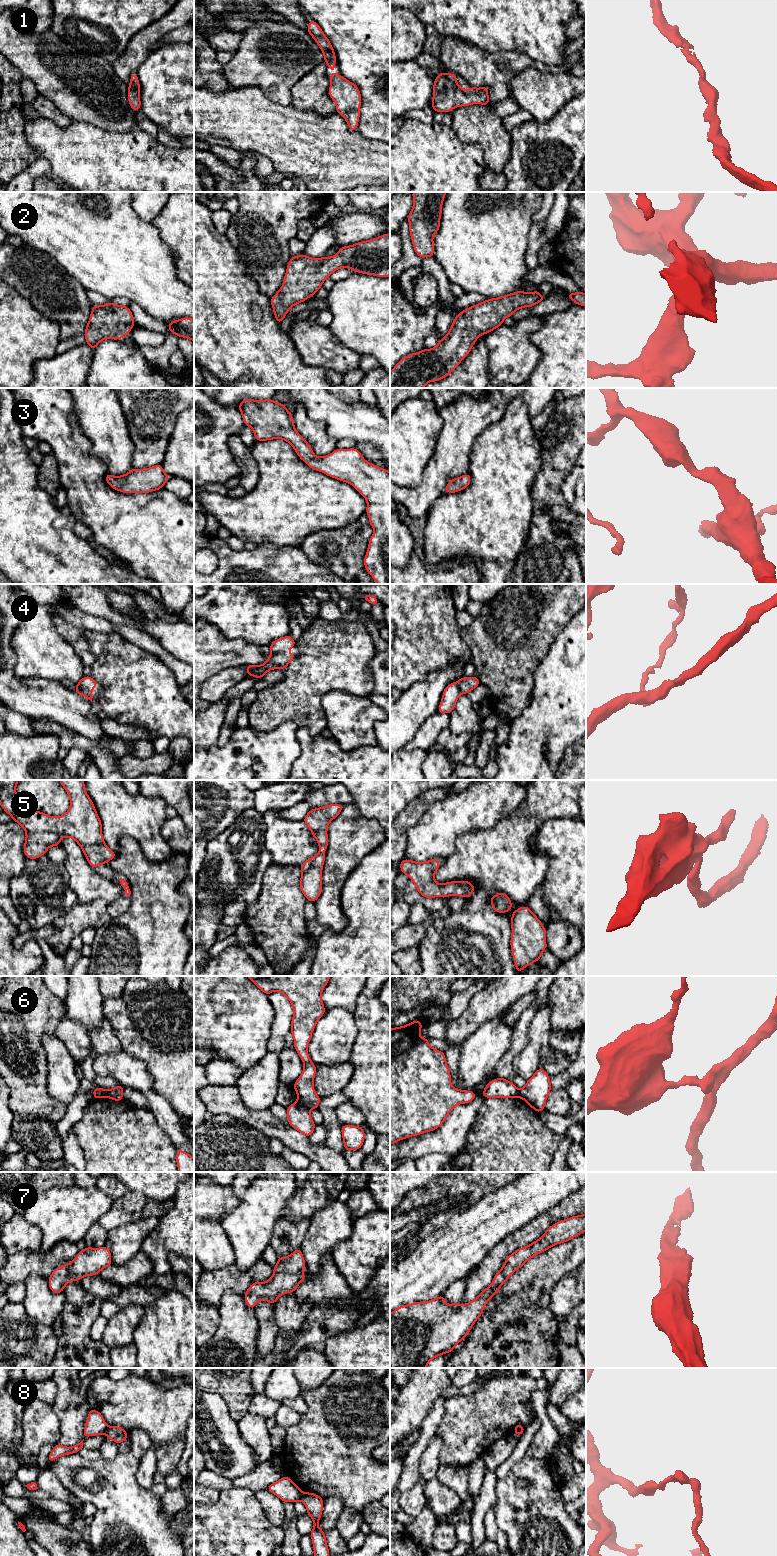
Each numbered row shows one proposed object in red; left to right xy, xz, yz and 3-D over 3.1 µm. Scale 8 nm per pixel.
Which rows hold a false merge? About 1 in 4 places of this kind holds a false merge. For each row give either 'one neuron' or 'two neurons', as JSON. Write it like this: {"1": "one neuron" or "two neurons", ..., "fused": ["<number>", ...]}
{"1": "one neuron", "2": "one neuron", "3": "one neuron", "4": "one neuron", "5": "one neuron", "6": "two neurons", "7": "one neuron", "8": "two neurons", "fused": ["6", "8"]}

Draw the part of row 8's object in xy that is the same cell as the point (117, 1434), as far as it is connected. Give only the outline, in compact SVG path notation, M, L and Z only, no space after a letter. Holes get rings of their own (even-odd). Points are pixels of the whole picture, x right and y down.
M119 1426L108 1427L105 1434L110 1440L114 1441L116 1444L119 1444L128 1439L128 1433Z

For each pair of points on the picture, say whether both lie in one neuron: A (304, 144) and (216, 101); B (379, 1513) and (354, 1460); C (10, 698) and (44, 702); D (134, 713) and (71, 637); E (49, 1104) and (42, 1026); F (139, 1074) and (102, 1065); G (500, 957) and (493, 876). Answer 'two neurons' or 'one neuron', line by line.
A: one neuron
B: two neurons
C: one neuron
D: two neurons
E: one neuron
F: one neuron
G: one neuron

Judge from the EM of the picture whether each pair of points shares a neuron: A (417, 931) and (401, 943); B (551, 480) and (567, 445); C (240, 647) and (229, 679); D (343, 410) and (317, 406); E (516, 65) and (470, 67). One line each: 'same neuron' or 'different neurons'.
A: same neuron
B: same neuron
C: different neurons
D: same neuron
E: same neuron

